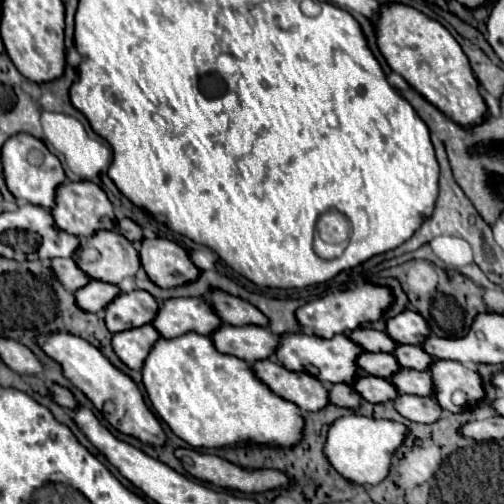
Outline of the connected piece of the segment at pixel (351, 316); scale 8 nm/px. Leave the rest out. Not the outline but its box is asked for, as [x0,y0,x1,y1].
[295,284,393,338]

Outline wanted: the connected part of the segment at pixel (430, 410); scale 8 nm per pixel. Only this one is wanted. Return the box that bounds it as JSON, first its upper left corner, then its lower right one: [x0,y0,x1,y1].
[393,394,441,424]

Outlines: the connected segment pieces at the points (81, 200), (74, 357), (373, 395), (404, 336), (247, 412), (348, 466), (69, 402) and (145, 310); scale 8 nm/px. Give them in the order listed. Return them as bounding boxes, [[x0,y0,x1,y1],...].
[[51,180,115,238],[37,332,165,446],[351,374,397,402],[385,310,429,344],[141,332,301,448],[323,414,409,484],[49,384,77,410],[105,290,159,334]]

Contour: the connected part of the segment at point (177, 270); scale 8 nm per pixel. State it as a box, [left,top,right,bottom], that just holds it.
[139,238,199,288]

